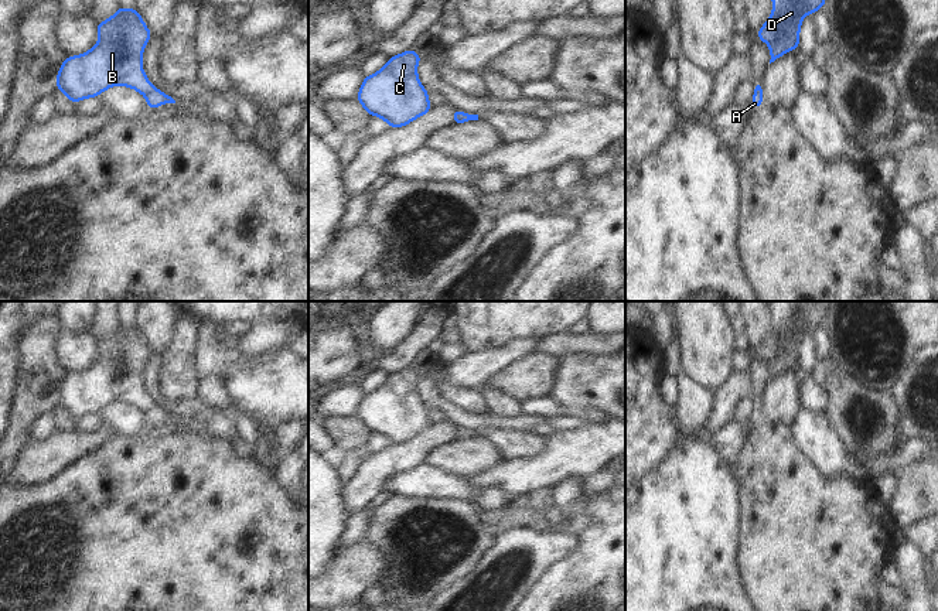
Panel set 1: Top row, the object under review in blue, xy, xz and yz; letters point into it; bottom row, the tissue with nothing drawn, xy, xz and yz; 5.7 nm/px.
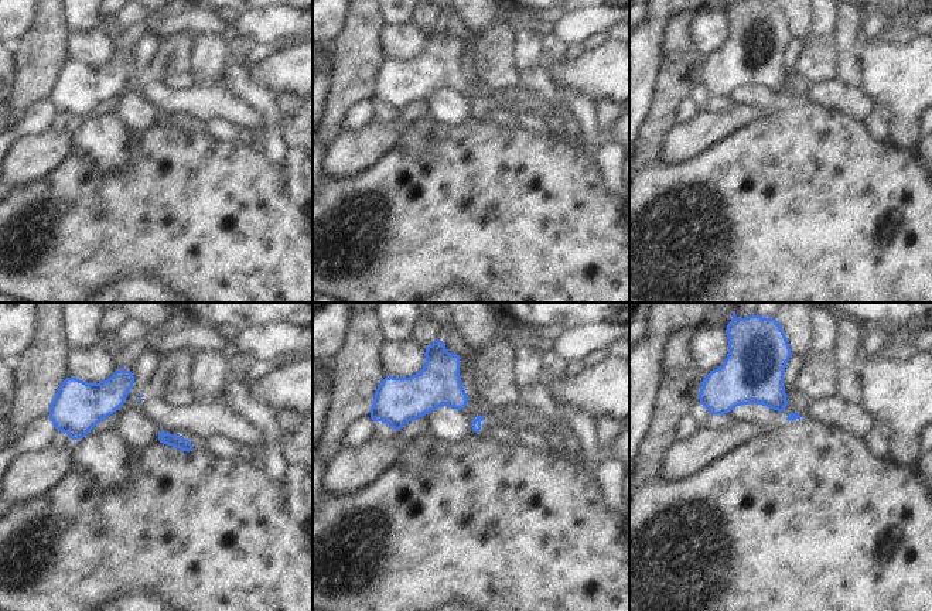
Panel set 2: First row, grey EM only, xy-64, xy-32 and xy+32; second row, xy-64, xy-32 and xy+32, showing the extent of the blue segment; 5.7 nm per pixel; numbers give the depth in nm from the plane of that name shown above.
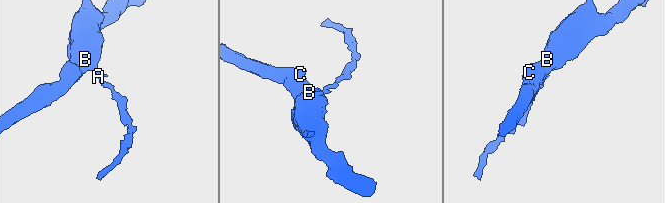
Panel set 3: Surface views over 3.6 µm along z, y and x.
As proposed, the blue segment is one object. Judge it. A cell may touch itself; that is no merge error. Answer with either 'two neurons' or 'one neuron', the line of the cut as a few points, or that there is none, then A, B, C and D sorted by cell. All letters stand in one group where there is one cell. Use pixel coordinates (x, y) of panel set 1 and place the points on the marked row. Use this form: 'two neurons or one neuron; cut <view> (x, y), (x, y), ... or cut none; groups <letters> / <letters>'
one neuron; cut none; groups A B C D

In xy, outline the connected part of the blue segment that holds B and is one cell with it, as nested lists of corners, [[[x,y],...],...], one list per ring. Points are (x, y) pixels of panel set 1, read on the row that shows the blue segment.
[[[119,6],[110,18],[96,24],[96,31],[99,41],[93,48],[82,55],[66,57],[62,62],[55,89],[61,91],[74,105],[86,98],[98,98],[115,85],[133,88],[144,95],[146,103],[151,109],[157,109],[163,103],[175,103],[171,96],[153,86],[141,68],[141,54],[153,35],[134,7]]]

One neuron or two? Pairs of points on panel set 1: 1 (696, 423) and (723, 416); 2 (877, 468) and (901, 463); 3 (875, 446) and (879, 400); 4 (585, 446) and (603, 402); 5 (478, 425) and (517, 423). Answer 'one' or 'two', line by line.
1: two
2: one
3: one
4: two
5: one

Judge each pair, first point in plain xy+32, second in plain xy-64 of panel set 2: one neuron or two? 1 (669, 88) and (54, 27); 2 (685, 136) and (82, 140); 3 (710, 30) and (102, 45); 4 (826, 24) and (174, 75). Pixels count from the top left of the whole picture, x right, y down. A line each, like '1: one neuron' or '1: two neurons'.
1: one neuron
2: two neurons
3: one neuron
4: one neuron

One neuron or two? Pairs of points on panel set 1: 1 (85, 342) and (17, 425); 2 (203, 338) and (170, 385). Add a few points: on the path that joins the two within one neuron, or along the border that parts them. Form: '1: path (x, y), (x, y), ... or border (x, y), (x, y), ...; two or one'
1: border (57, 335), (55, 357), (67, 372); two
2: border (200, 324), (194, 352), (197, 381); two

